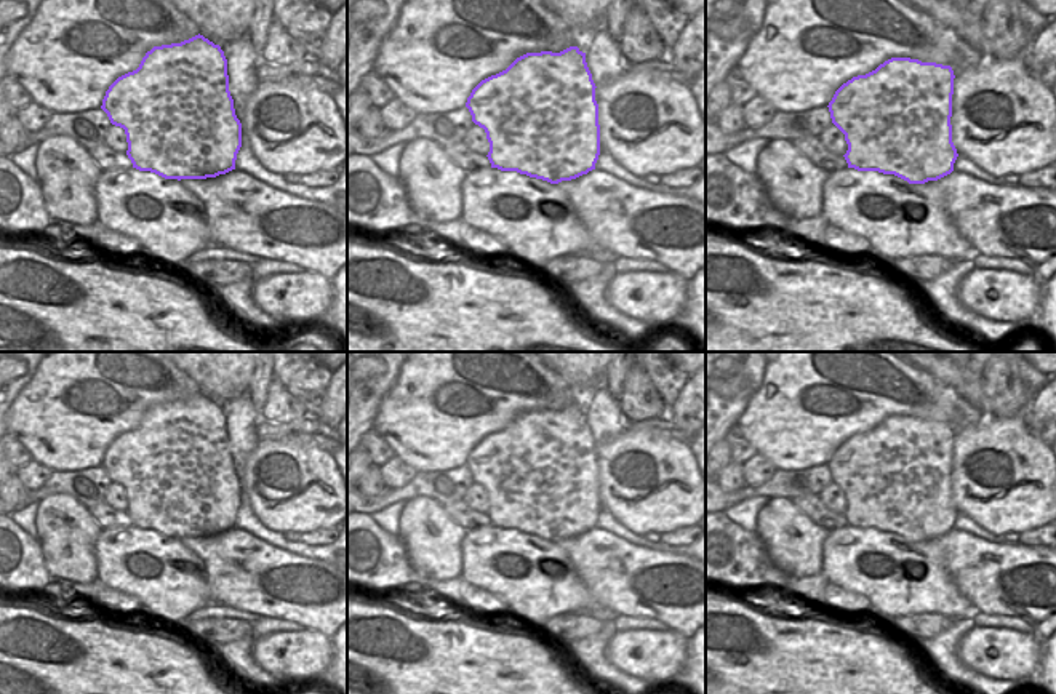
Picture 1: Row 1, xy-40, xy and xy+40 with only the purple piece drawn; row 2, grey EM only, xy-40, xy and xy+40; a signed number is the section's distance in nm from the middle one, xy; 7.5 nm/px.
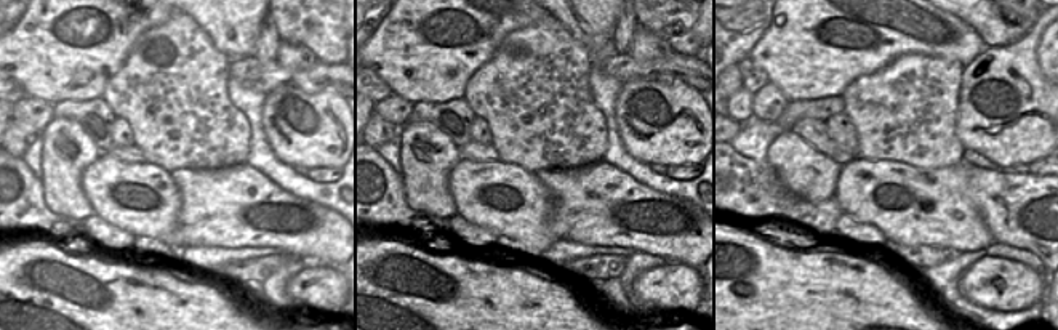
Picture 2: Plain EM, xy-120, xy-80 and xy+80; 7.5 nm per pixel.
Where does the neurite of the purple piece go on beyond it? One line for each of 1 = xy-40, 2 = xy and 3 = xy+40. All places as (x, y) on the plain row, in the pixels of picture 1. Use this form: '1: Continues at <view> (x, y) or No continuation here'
1: No continuation here
2: No continuation here
3: No continuation here

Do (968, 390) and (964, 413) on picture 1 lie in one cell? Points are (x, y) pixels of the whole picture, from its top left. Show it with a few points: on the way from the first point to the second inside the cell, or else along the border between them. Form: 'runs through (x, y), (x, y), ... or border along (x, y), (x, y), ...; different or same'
border along (959, 395), (988, 416); different

